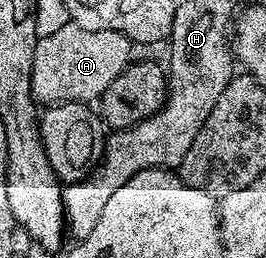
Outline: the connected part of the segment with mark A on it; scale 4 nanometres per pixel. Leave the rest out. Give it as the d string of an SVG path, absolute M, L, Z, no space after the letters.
M68 22L45 39L37 38L32 58L30 90L40 105L88 103L99 100L105 89L133 58L134 44L122 33L110 29L82 29Z

